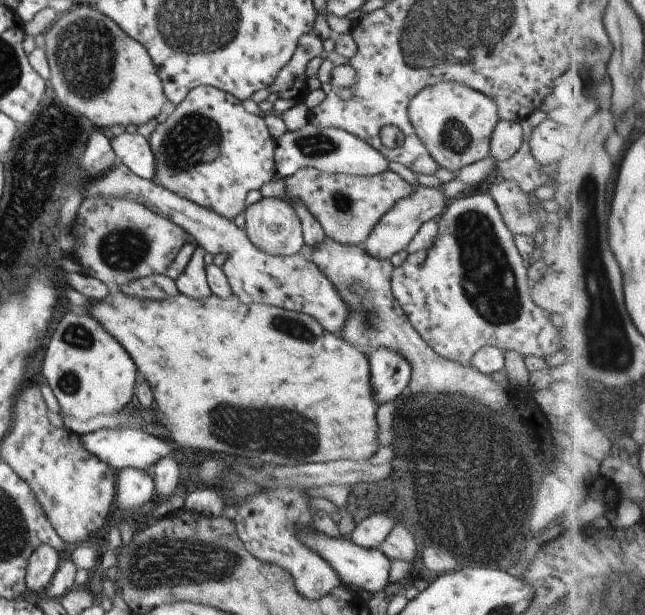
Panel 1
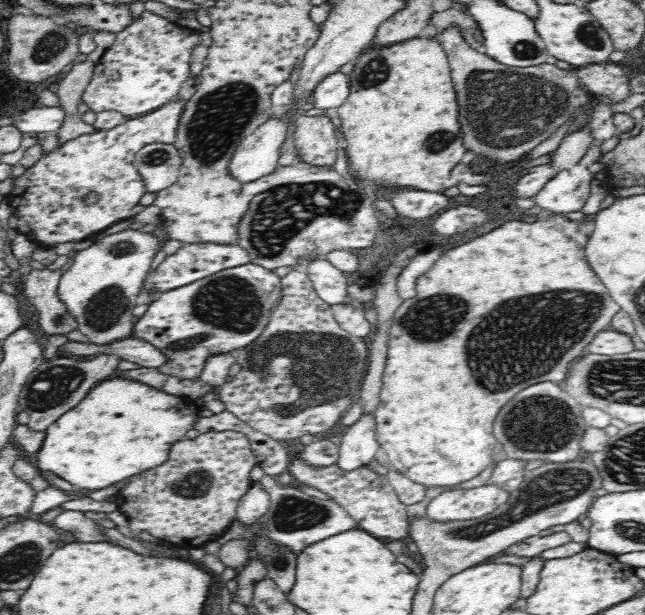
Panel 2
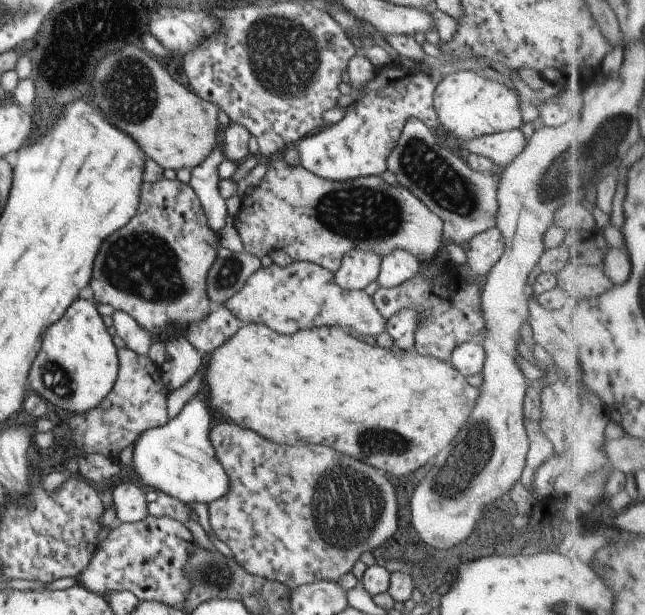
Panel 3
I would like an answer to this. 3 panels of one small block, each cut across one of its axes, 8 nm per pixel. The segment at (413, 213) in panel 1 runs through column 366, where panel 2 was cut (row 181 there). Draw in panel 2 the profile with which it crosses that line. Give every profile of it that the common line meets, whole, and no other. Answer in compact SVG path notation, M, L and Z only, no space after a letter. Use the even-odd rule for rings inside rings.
M268 119L236 148L228 164L229 174L242 184L271 174L278 167L280 148L284 146L288 128L285 119Z

